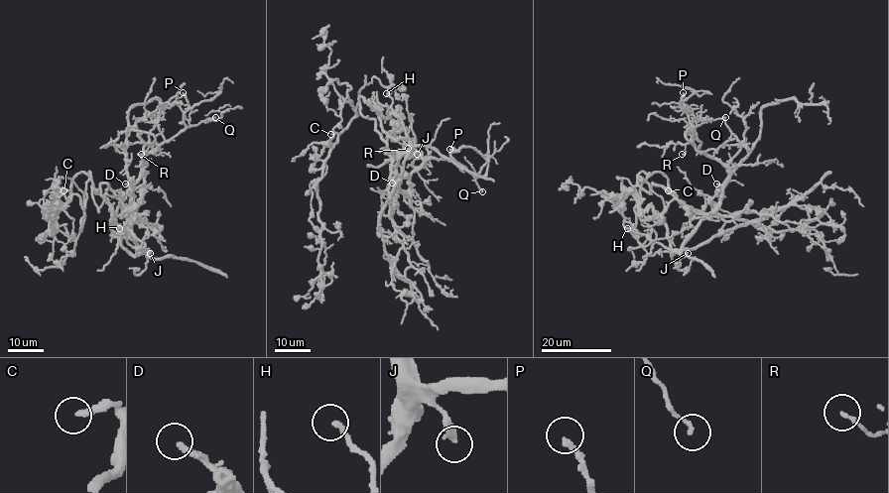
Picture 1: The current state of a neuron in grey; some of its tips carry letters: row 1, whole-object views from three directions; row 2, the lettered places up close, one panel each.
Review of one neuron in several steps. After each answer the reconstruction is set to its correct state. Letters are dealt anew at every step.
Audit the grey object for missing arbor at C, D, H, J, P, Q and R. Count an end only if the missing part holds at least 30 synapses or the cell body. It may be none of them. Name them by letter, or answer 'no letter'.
C, D, H

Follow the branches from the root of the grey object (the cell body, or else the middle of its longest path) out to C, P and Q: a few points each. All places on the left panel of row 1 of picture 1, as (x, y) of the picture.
C: (107, 184), (102, 183), (99, 191), (95, 192), (90, 174), (79, 172), (72, 179), (71, 186), (63, 190)
P: (107, 184), (125, 214), (130, 214), (132, 184), (140, 176), (142, 158), (186, 127), (188, 101), (183, 92)
Q: (107, 184), (119, 198), (125, 214), (130, 214), (132, 184), (140, 176), (142, 158), (188, 128), (215, 117)

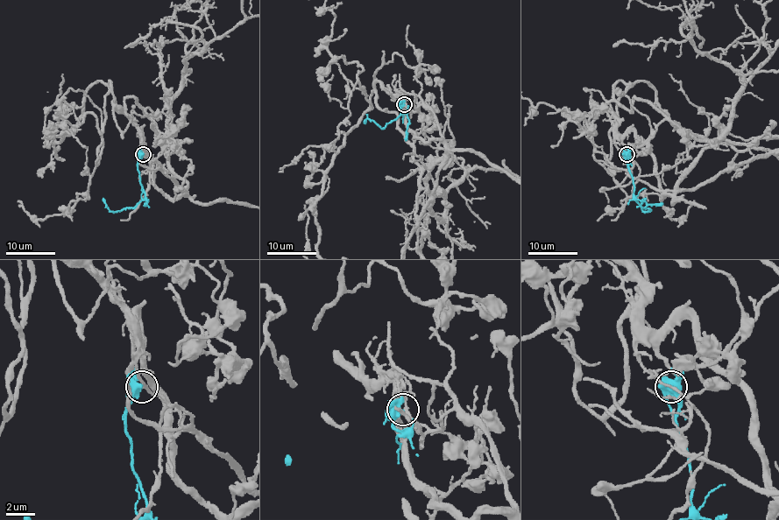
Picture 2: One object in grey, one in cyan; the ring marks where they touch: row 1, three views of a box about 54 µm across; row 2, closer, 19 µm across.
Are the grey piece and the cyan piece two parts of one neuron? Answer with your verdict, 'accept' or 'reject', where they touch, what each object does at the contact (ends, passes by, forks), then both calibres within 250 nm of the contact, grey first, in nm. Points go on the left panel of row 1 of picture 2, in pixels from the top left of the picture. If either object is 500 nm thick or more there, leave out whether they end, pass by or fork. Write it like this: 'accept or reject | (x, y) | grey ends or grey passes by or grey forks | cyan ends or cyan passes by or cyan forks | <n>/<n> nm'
reject | (143, 154) | grey passes by | cyan forks | 170/400 nm

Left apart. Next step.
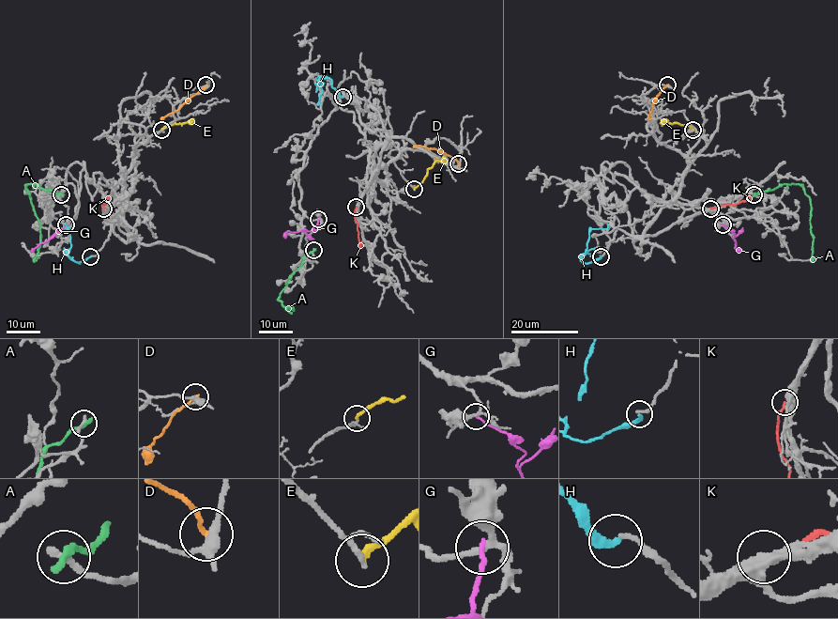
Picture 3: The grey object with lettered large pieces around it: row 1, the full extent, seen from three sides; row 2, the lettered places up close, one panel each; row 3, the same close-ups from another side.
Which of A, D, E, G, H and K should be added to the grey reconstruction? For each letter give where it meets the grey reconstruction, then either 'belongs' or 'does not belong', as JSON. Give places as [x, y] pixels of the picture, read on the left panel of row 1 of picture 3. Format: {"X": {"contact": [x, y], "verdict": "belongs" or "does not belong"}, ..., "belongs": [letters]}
{"A": {"contact": [61, 194], "verdict": "does not belong"}, "D": {"contact": [205, 85], "verdict": "does not belong"}, "E": {"contact": [161, 130], "verdict": "does not belong"}, "G": {"contact": [66, 224], "verdict": "does not belong"}, "H": {"contact": [90, 256], "verdict": "belongs"}, "K": {"contact": [103, 208], "verdict": "does not belong"}, "belongs": ["H"]}

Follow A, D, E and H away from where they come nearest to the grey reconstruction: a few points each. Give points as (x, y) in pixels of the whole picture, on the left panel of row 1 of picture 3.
A: (61, 194), (43, 190), (38, 183), (28, 183), (25, 187), (39, 224), (39, 247), (35, 258), (39, 257)
D: (205, 85), (176, 111), (160, 118)
E: (161, 129), (175, 122), (190, 122), (194, 119)
H: (90, 256), (78, 263), (68, 255), (70, 229), (64, 224)

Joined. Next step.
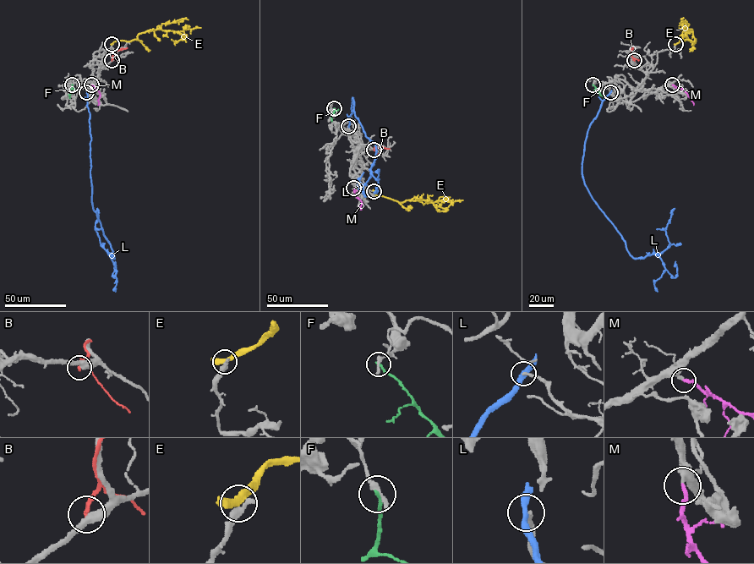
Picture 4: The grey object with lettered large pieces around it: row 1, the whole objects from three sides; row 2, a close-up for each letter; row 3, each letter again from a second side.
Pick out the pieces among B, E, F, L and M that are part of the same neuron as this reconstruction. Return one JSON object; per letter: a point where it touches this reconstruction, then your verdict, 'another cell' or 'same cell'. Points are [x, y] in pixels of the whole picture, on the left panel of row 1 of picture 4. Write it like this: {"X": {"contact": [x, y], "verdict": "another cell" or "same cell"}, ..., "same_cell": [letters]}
{"B": {"contact": [112, 60], "verdict": "another cell"}, "E": {"contact": [112, 44], "verdict": "another cell"}, "F": {"contact": [72, 84], "verdict": "another cell"}, "L": {"contact": [86, 92], "verdict": "another cell"}, "M": {"contact": [91, 84], "verdict": "same cell"}, "same_cell": ["M"]}

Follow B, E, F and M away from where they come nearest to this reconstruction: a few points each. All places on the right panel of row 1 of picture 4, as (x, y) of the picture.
B: (634, 60), (632, 47)
E: (675, 44), (687, 38), (684, 29), (692, 31), (696, 41), (687, 40)
F: (592, 84), (605, 97)
M: (672, 84), (681, 88), (693, 105)

